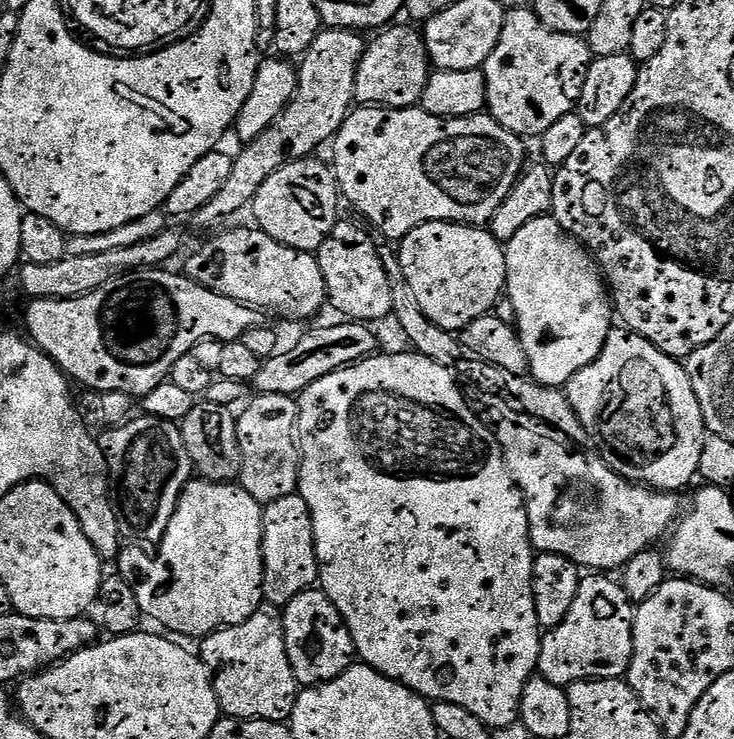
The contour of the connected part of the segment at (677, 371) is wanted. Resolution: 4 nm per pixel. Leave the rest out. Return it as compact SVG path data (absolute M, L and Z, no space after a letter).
M623 326L613 327L612 333L606 338L606 342L594 363L578 370L578 374L574 374L574 378L568 381L566 395L578 422L582 422L593 449L606 462L606 466L610 466L610 470L617 472L623 480L631 480L634 484L647 486L653 490L676 494L679 493L679 488L684 488L692 479L694 481L697 479L700 471L700 459L702 458L702 446L706 439L706 429L702 410L698 406L698 398L694 394L694 386L690 386L688 369L681 361L675 360L673 356L662 354L662 350L655 348L646 338L642 338L636 332L628 331Z

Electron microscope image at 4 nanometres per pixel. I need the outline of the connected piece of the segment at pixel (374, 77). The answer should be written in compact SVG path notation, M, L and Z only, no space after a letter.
M389 27L381 31L376 41L369 43L362 54L362 62L358 62L358 70L354 78L355 103L360 106L373 108L410 108L419 105L422 90L430 75L428 51L424 45L423 35L412 28Z

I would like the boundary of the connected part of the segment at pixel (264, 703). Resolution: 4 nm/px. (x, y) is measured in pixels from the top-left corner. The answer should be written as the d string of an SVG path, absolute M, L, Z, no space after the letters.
M261 606L246 622L220 628L199 641L198 655L212 674L221 713L233 720L288 722L296 705L298 685L286 654L284 617L276 606Z

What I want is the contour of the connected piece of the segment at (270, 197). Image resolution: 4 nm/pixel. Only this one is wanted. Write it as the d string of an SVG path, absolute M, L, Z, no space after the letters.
M316 159L295 160L270 174L250 205L250 212L256 215L255 223L261 232L270 234L270 238L286 246L310 253L315 253L322 246L338 222L336 207L342 204L333 169L325 161L324 165Z

